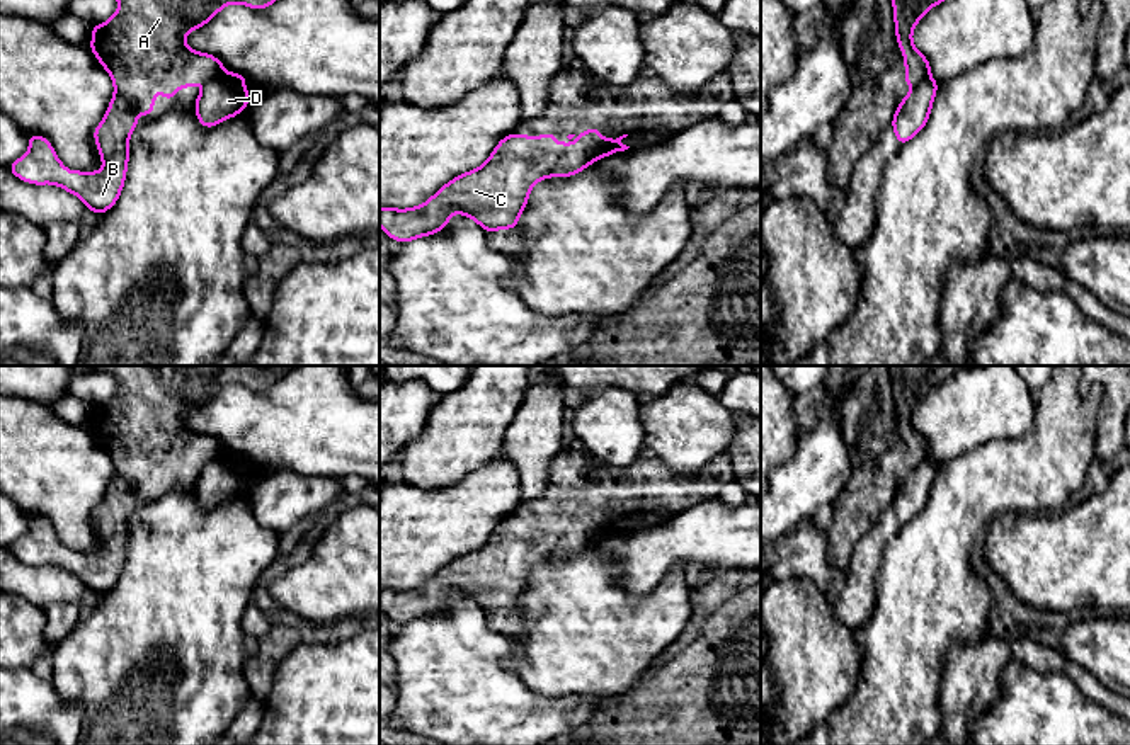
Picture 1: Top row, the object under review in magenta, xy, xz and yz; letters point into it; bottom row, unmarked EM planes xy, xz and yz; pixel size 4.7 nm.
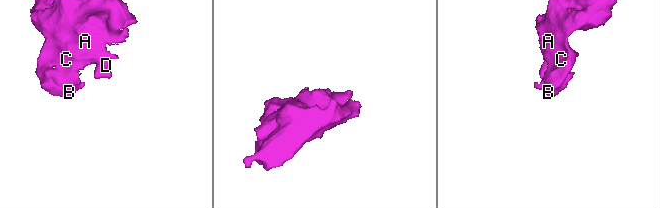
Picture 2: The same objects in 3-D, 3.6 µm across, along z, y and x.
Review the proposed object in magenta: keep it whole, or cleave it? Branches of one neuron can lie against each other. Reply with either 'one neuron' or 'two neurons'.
two neurons

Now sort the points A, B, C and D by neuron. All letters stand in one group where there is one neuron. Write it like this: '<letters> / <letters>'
A B C / D

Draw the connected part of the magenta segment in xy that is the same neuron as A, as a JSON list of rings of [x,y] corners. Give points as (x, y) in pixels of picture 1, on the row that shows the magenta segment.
[[[117,0],[119,9],[104,24],[92,27],[90,51],[99,58],[114,82],[114,97],[100,124],[94,131],[104,168],[100,172],[68,172],[56,156],[51,143],[37,134],[29,134],[29,151],[15,160],[9,170],[29,184],[54,184],[75,194],[97,214],[112,208],[123,191],[129,158],[129,136],[134,131],[138,114],[151,116],[153,95],[162,88],[163,99],[175,99],[182,87],[216,78],[245,83],[247,77],[228,73],[216,56],[191,49],[184,36],[208,24],[225,5],[242,3],[250,9],[267,9],[276,0]]]

